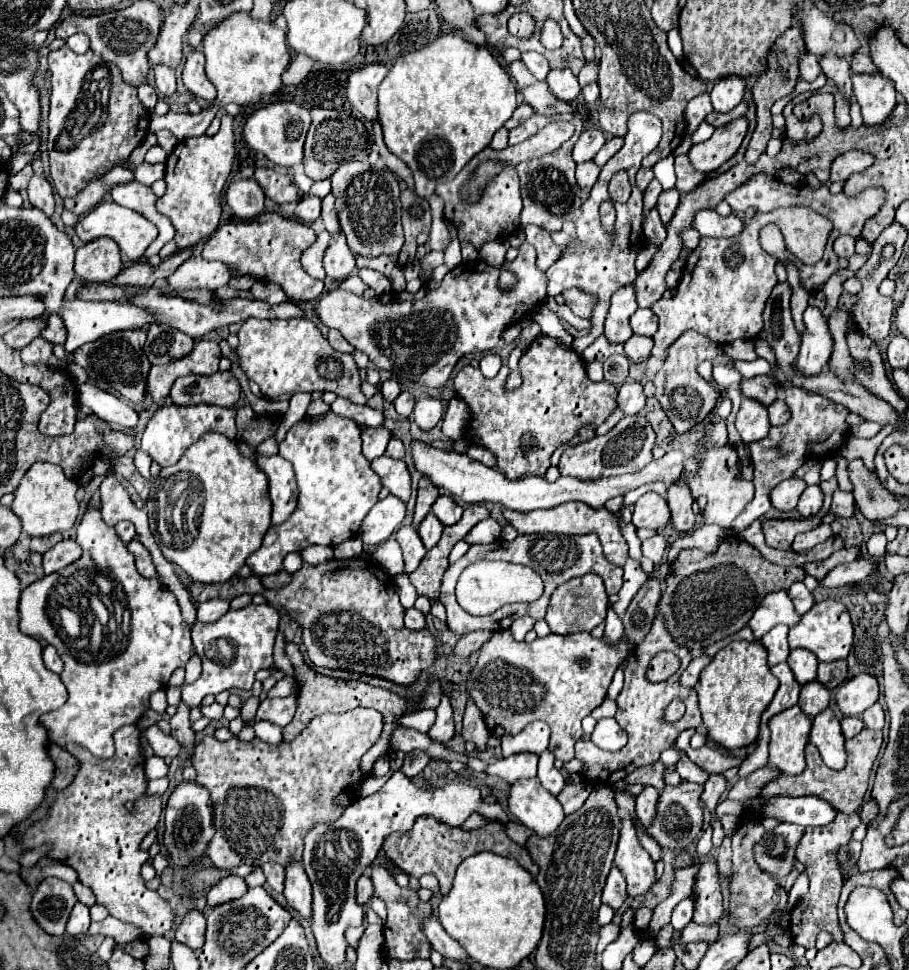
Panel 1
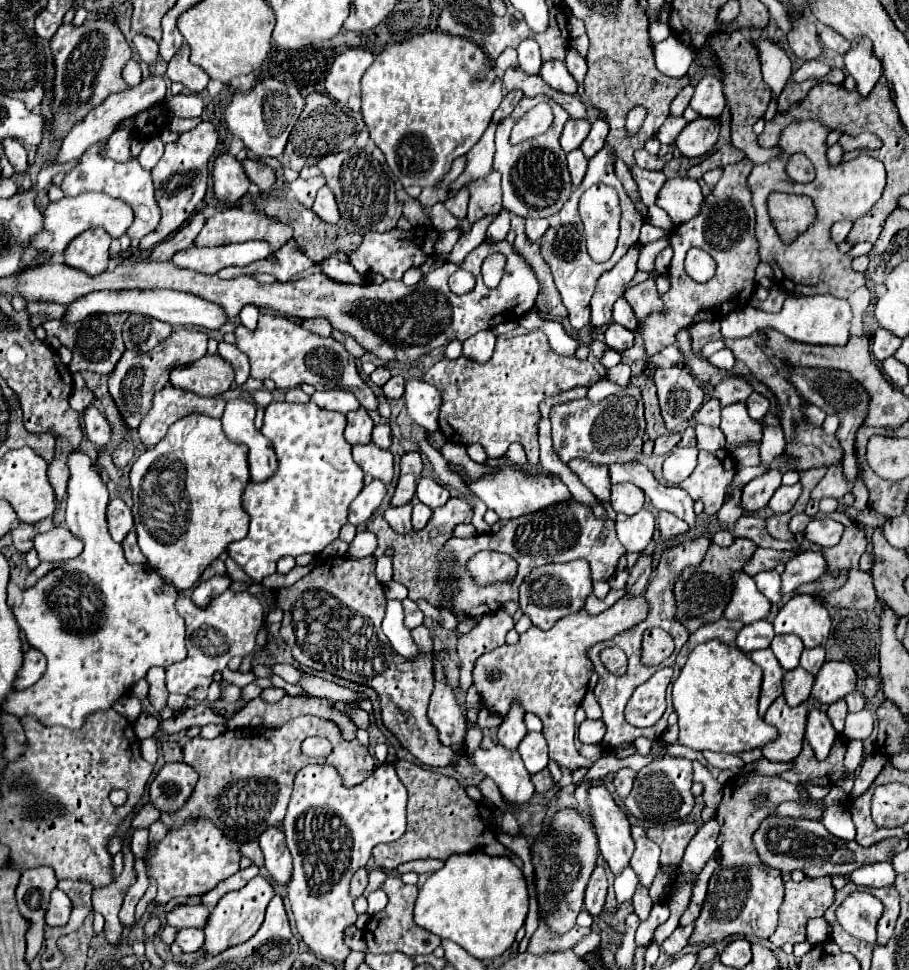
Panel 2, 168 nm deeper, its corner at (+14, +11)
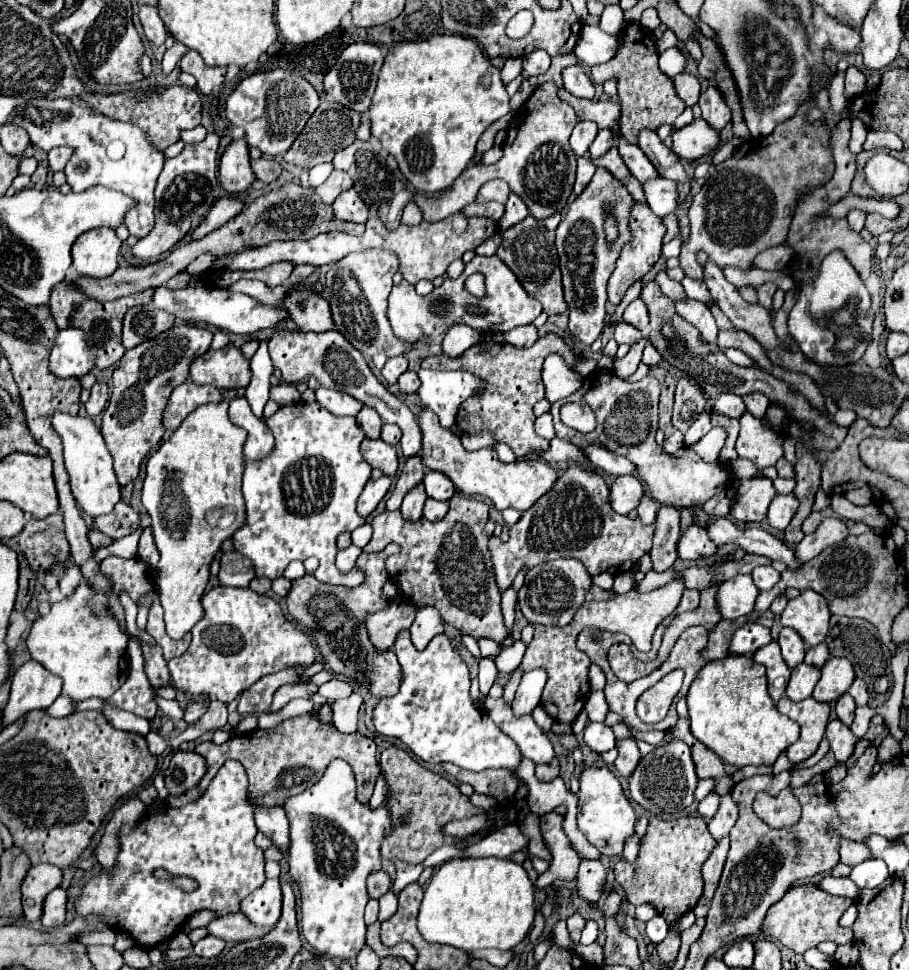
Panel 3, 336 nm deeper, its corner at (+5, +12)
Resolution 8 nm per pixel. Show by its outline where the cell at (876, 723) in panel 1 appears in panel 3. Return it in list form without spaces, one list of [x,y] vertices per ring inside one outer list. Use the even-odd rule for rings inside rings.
[[[855,679],[853,685],[849,687],[849,695],[855,699],[855,703],[861,707],[861,705],[867,705],[869,701],[869,693],[867,693],[867,685],[863,679]]]

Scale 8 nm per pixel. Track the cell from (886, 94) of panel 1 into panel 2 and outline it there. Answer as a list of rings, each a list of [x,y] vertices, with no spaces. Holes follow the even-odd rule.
[[[860,40],[854,48],[844,56],[846,72],[856,80],[856,92],[860,96],[868,96],[878,78],[882,76],[882,64],[876,60],[872,52],[870,40]]]

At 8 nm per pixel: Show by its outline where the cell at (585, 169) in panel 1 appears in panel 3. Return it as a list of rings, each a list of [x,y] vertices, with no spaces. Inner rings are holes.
[[[579,157],[579,165],[577,165],[577,181],[575,181],[575,187],[573,187],[573,193],[575,193],[575,195],[579,195],[579,193],[587,187],[587,183],[589,183],[591,177],[593,177],[593,173],[595,173],[593,163],[589,163],[587,157]]]

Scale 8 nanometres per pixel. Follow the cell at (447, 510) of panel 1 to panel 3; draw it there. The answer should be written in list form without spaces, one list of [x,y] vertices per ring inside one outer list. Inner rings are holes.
[[[429,471],[423,479],[423,485],[427,489],[427,495],[431,499],[439,499],[439,501],[445,501],[445,499],[451,499],[455,495],[455,485],[453,481],[449,481],[447,475],[439,473],[439,471]]]

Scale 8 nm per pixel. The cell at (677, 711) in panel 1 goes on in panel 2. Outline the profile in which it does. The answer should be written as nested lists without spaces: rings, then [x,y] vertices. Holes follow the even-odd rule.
[[[660,668],[648,682],[638,686],[626,704],[626,720],[638,728],[656,724],[666,710],[666,688],[670,682],[672,668]]]

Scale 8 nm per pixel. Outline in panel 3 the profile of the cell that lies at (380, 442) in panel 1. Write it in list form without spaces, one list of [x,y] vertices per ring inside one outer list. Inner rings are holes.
[[[363,407],[357,415],[357,423],[361,425],[361,429],[365,431],[365,435],[369,439],[379,439],[379,433],[381,433],[381,427],[383,427],[383,421],[379,417],[379,413],[371,407]]]

